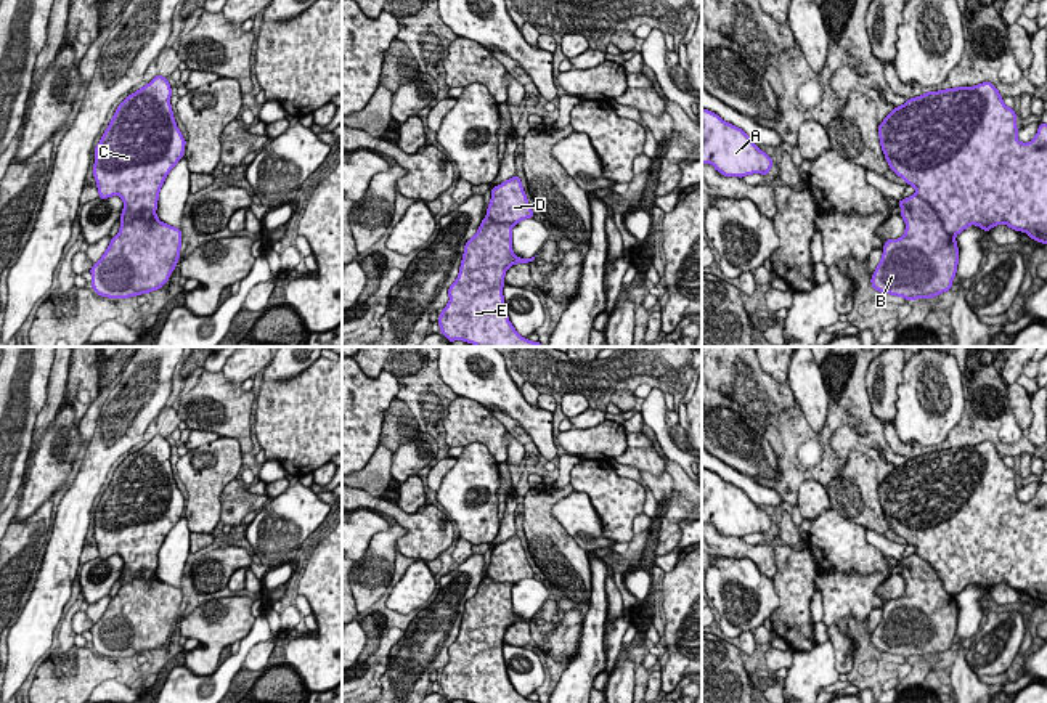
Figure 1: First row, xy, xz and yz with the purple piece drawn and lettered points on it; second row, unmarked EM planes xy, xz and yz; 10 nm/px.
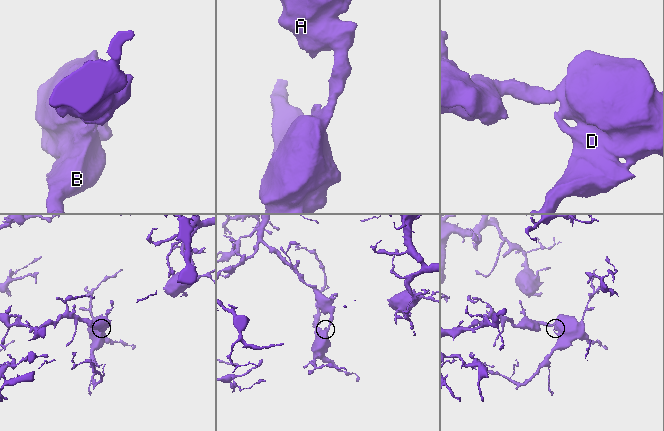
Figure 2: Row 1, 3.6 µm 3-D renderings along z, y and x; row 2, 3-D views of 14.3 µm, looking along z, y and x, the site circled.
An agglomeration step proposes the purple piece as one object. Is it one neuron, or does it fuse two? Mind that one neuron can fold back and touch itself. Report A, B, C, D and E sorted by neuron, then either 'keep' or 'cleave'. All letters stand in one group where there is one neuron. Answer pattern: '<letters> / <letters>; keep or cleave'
A C E / B D; cleave

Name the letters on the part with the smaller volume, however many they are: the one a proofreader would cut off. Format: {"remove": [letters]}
{"remove": ["B", "D"]}

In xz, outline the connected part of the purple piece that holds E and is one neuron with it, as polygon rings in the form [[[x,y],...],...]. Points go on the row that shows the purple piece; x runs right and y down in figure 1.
[[[483,218],[475,236],[464,246],[464,255],[456,281],[450,286],[450,302],[438,316],[440,332],[453,340],[464,340],[475,347],[543,347],[517,334],[511,324],[504,305],[504,274],[515,263],[530,263],[532,258],[519,258],[512,252],[511,223],[496,223]]]

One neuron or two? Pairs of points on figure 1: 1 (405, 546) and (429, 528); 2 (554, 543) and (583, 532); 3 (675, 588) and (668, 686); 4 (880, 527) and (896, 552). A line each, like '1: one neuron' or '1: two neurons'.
1: one neuron
2: two neurons
3: one neuron
4: two neurons

